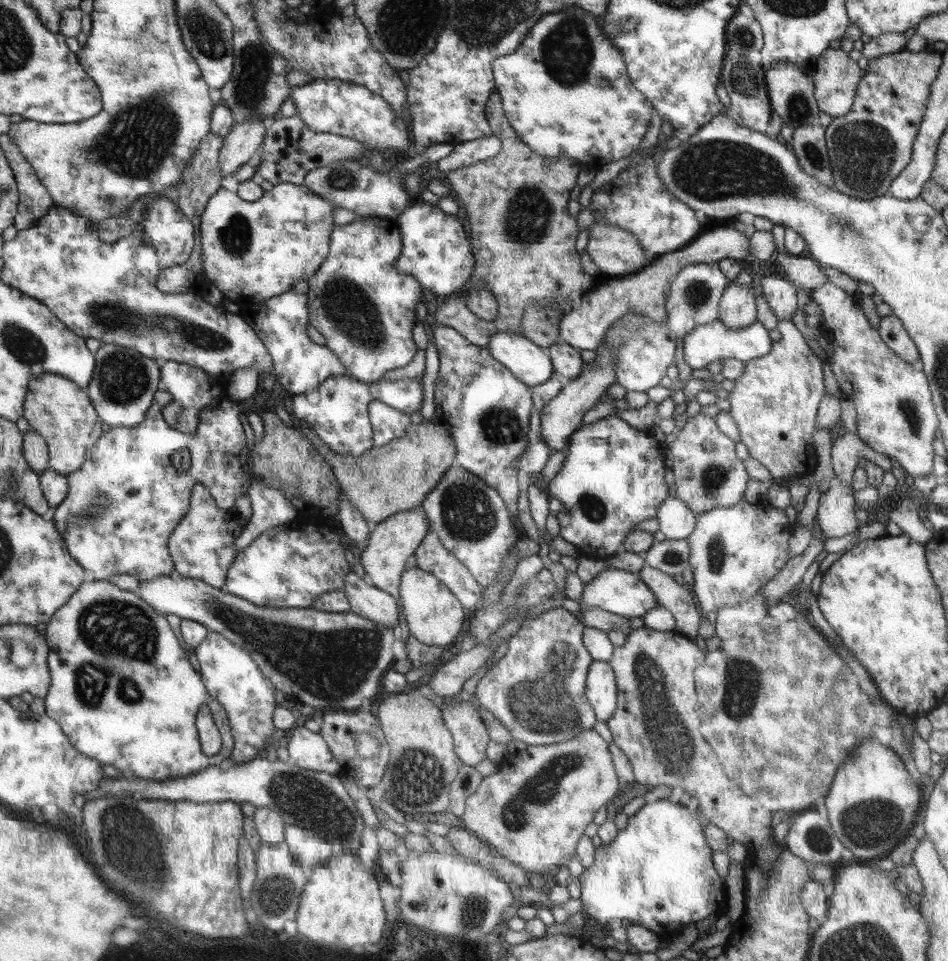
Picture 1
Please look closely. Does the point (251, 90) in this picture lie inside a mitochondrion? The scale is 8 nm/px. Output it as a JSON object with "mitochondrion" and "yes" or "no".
{"mitochondrion":"yes"}

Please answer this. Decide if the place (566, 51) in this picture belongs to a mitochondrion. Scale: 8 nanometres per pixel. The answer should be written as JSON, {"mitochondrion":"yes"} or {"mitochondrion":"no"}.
{"mitochondrion":"yes"}

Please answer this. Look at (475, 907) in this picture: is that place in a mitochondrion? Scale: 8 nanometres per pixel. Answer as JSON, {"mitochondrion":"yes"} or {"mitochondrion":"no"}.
{"mitochondrion":"yes"}

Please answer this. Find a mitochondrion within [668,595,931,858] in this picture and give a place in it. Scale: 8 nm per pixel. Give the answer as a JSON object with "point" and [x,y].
{"point":[873,825]}

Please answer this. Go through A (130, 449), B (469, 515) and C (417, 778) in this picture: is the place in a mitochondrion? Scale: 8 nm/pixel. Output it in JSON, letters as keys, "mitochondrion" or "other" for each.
{"A":"other","B":"mitochondrion","C":"mitochondrion"}

